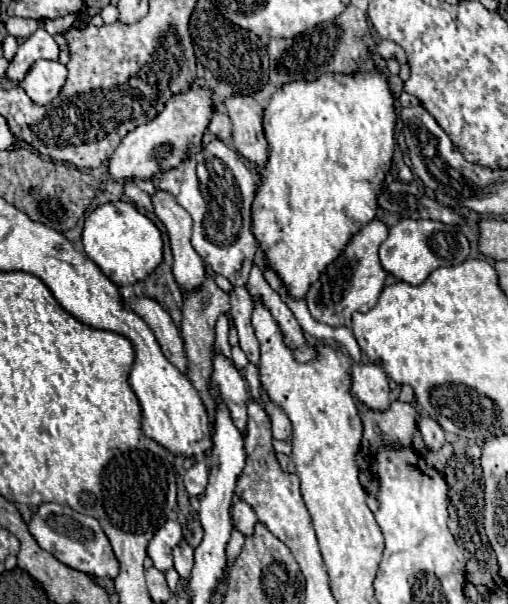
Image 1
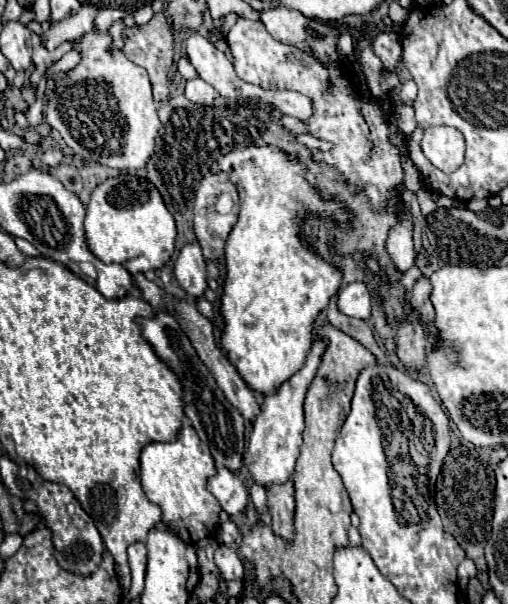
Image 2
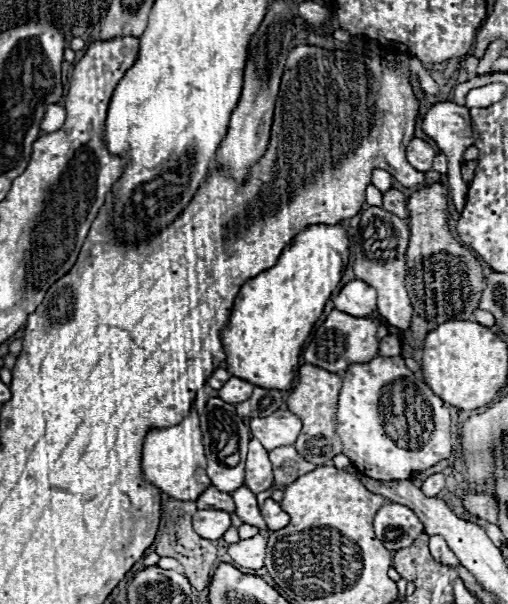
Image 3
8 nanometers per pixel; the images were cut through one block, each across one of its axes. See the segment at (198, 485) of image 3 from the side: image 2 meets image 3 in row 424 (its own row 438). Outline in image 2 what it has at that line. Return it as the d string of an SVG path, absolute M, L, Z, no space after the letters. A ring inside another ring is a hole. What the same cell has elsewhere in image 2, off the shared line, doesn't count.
M184 418L184 424L174 442L150 442L142 450L140 478L144 492L150 498L150 502L162 508L164 522L168 524L168 528L188 544L194 544L204 536L210 536L218 526L220 504L206 490L206 482L212 474L216 474L214 458L208 446L202 446L188 418Z

